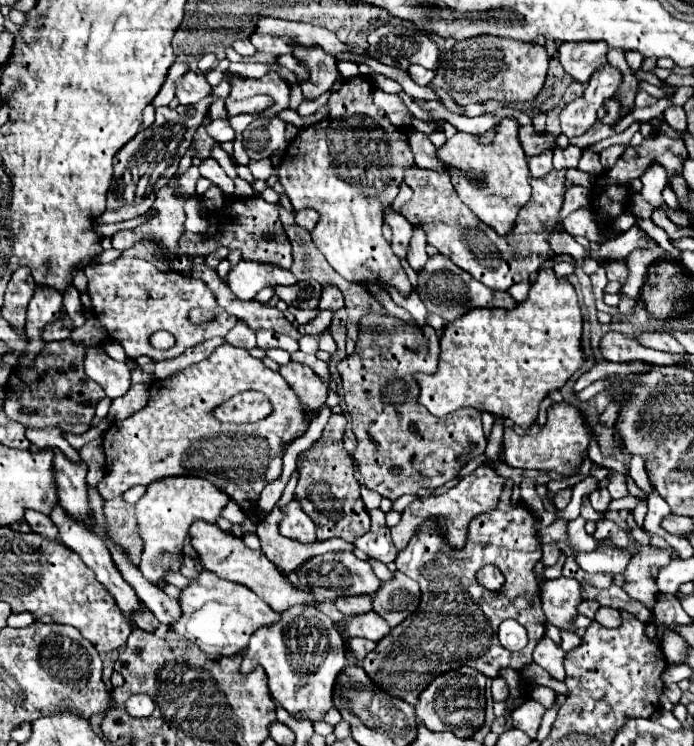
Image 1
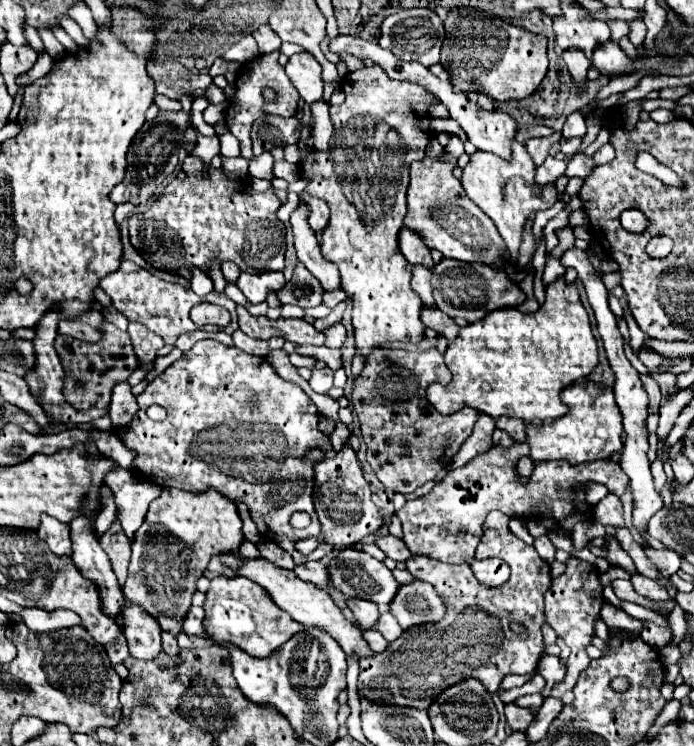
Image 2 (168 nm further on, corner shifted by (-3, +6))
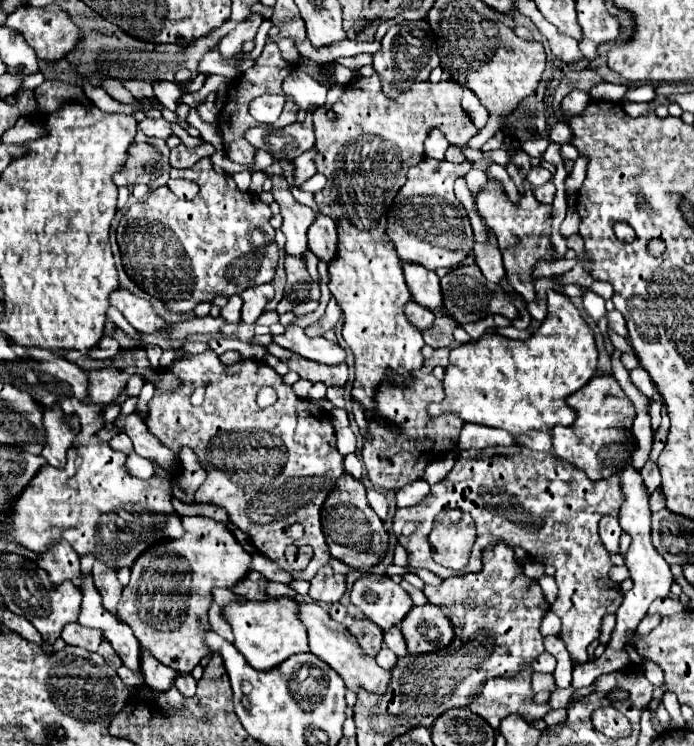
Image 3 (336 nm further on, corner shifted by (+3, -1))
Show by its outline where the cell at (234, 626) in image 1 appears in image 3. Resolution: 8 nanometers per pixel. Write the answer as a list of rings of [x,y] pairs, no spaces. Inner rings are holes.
[[[267,596],[265,600],[229,602],[223,608],[223,618],[233,628],[235,648],[255,670],[271,670],[285,658],[309,650],[307,632],[297,618],[297,604],[291,598]]]

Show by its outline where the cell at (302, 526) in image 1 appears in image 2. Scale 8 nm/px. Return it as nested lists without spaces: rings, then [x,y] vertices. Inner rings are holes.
[[[213,339],[199,341],[189,351],[185,351],[181,359],[169,365],[153,383],[149,383],[137,397],[137,403],[141,409],[137,411],[131,425],[117,431],[123,443],[139,453],[135,459],[137,473],[145,475],[159,487],[177,487],[189,493],[203,493],[213,487],[231,501],[245,503],[261,537],[287,551],[295,565],[321,559],[333,549],[325,543],[319,545],[321,549],[313,551],[309,557],[295,549],[295,541],[305,537],[319,537],[321,533],[321,525],[313,507],[313,467],[319,463],[319,459],[309,459],[307,451],[321,449],[327,453],[331,451],[331,443],[319,431],[319,411],[313,401],[301,387],[283,381],[267,359],[249,355],[237,347],[227,347]],[[153,403],[167,411],[165,421],[151,421],[145,415],[147,407]],[[295,511],[307,511],[311,515],[311,525],[307,529],[297,531],[289,525],[289,517]]]

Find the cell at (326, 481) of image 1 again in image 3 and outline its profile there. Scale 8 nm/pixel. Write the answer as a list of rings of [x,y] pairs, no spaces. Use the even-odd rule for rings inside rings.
[[[347,472],[341,478],[337,478],[337,486],[331,490],[329,498],[325,500],[325,506],[321,506],[321,524],[331,556],[343,560],[353,568],[367,570],[369,566],[377,564],[387,550],[389,536],[383,528],[381,518],[373,512],[373,508],[367,502],[365,486]]]

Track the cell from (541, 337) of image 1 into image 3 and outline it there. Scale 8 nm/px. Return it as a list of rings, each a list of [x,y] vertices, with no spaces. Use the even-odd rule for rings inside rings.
[[[549,290],[547,292],[547,316],[543,324],[533,332],[533,336],[525,342],[511,340],[495,332],[495,328],[487,330],[479,340],[465,342],[451,350],[449,366],[445,368],[445,400],[439,404],[429,404],[429,414],[437,416],[443,412],[457,414],[465,422],[503,428],[513,436],[519,436],[529,430],[551,430],[555,424],[571,426],[575,422],[575,412],[565,404],[565,398],[585,386],[595,374],[597,366],[597,348],[593,332],[587,322],[581,318],[581,312],[575,308],[569,296],[563,292]]]

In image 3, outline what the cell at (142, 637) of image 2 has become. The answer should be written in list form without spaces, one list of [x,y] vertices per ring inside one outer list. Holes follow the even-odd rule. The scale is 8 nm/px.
[[[141,646],[141,672],[145,676],[145,684],[155,688],[155,690],[167,690],[173,686],[173,680],[177,676],[177,672],[161,662],[157,662],[149,650],[145,650]]]

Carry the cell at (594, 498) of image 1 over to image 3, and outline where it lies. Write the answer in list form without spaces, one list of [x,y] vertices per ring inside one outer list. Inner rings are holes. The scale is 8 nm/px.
[[[603,516],[599,522],[599,536],[607,548],[607,552],[617,554],[619,552],[619,536],[621,536],[621,526],[615,516]]]

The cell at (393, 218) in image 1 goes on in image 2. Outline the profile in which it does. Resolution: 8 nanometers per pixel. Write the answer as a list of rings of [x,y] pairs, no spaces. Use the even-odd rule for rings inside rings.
[[[403,227],[401,235],[399,235],[399,245],[401,245],[401,253],[405,255],[405,259],[411,265],[423,265],[427,269],[433,269],[435,263],[431,259],[431,251],[427,247],[423,247],[423,241],[413,231],[407,231]]]

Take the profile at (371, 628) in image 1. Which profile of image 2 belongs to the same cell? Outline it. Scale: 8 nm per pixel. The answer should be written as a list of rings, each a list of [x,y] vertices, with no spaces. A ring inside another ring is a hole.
[[[381,613],[381,617],[379,617],[379,623],[377,623],[377,627],[375,627],[387,641],[395,641],[401,633],[403,633],[403,629],[399,627],[399,623],[397,623],[397,619],[391,615],[391,613]]]

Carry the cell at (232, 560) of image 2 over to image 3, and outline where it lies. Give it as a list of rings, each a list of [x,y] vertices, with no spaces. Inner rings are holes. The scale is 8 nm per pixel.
[[[251,570],[249,574],[245,574],[245,578],[241,582],[237,582],[237,586],[231,588],[231,592],[235,592],[237,596],[243,596],[243,598],[265,598],[265,582],[267,578],[255,570]]]

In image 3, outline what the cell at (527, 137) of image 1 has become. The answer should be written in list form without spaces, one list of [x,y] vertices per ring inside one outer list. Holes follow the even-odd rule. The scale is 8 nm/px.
[[[531,166],[527,178],[529,178],[529,182],[531,182],[533,186],[541,186],[541,184],[545,184],[547,180],[551,180],[551,172],[549,172],[547,168],[543,168],[543,166]]]

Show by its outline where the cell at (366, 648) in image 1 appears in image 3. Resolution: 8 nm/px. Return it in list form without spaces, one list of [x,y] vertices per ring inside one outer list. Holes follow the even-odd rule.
[[[381,648],[379,652],[377,652],[377,656],[375,656],[375,660],[377,660],[377,664],[381,666],[381,668],[385,668],[385,670],[389,670],[389,668],[393,668],[395,666],[395,662],[397,662],[397,656],[389,650],[389,648]]]

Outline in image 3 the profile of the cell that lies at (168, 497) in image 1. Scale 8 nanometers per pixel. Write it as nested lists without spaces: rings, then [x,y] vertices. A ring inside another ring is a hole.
[[[181,516],[185,534],[177,540],[165,540],[157,546],[147,548],[131,566],[131,580],[129,586],[123,588],[123,596],[117,608],[117,616],[131,626],[135,638],[141,642],[141,646],[149,648],[151,654],[163,662],[165,666],[171,666],[175,670],[189,672],[203,656],[209,654],[209,650],[203,646],[203,632],[209,630],[207,622],[207,610],[211,604],[211,590],[213,588],[229,588],[237,584],[249,570],[251,570],[251,556],[245,552],[245,548],[237,542],[233,532],[205,516]]]

